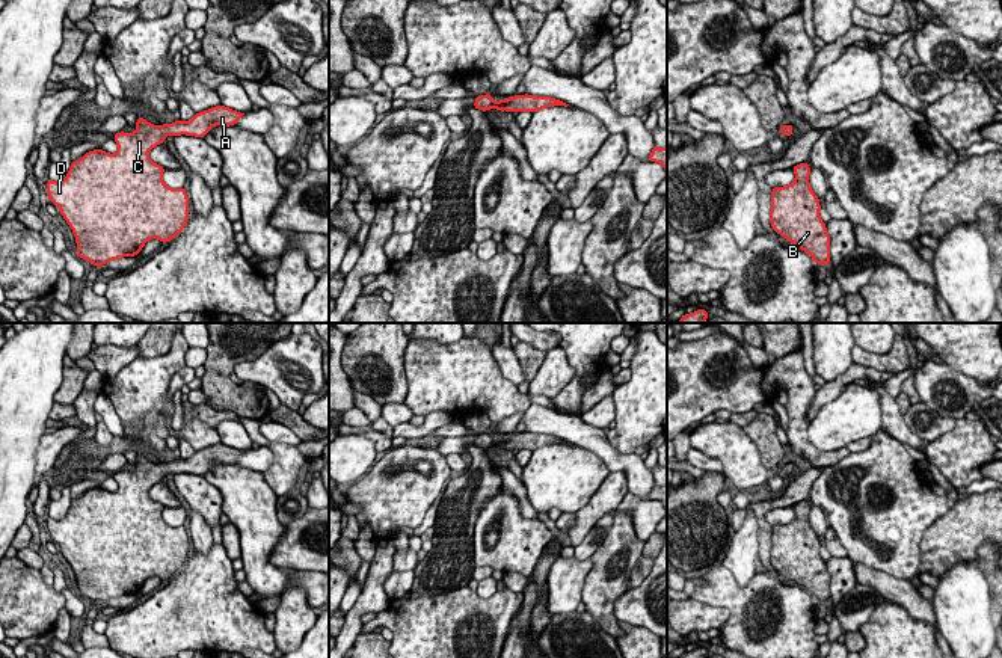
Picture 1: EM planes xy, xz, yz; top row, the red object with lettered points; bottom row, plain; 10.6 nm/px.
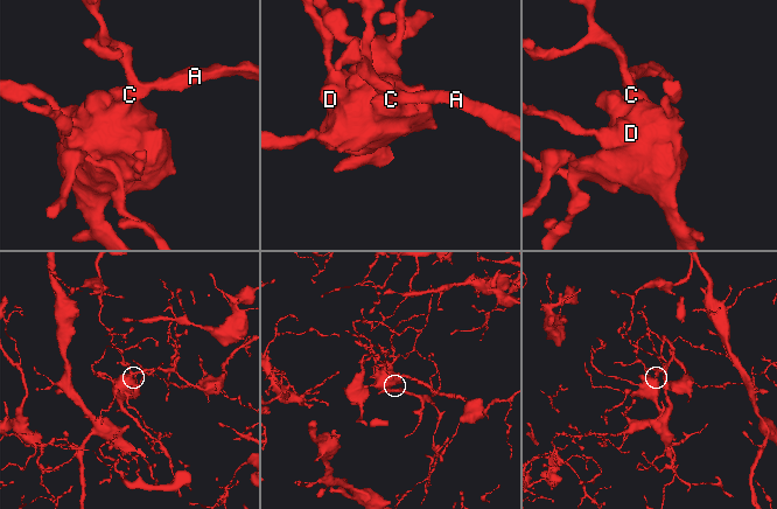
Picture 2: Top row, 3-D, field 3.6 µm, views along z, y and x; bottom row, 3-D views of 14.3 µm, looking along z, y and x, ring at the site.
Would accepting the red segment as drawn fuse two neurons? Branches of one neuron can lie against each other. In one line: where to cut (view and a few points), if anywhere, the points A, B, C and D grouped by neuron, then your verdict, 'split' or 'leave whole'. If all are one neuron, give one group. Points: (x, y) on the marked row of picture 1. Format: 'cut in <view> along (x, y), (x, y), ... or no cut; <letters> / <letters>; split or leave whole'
no cut; A B C D; leave whole

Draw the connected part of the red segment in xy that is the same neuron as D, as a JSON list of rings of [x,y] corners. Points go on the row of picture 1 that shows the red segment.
[[[225,106],[196,113],[190,121],[152,125],[137,116],[134,133],[116,133],[118,145],[115,154],[103,149],[86,152],[72,161],[62,181],[47,181],[48,199],[60,208],[60,214],[71,226],[77,241],[77,257],[101,267],[107,261],[140,254],[143,244],[151,238],[161,243],[177,237],[189,220],[189,198],[181,189],[168,187],[161,175],[164,168],[149,160],[149,151],[163,143],[164,139],[180,134],[204,137],[214,125],[235,125],[244,113]]]

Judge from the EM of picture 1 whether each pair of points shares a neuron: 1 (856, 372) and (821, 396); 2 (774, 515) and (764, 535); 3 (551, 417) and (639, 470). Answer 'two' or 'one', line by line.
1: one
2: two
3: one

